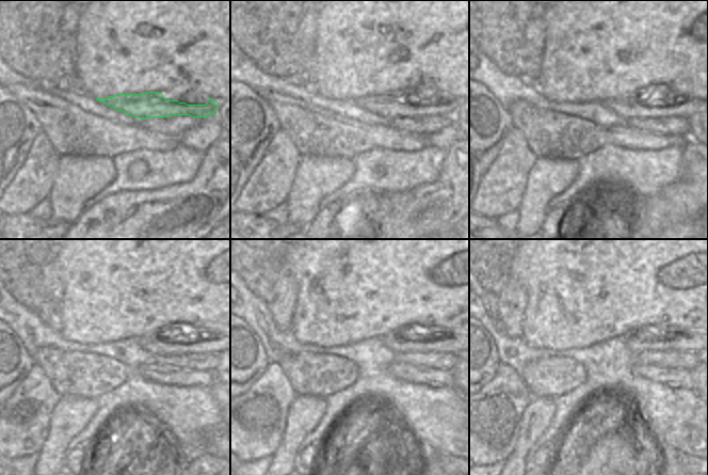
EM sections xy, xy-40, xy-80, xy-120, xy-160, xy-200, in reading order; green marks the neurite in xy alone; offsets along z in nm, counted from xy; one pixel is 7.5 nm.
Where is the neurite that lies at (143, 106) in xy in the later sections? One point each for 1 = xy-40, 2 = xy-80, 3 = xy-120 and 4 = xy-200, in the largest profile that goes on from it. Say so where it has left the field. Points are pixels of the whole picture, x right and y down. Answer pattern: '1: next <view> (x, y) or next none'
1: next xy-40 (392, 105)
2: next xy-80 (633, 106)
3: next xy-120 (157, 343)
4: next xy-200 (685, 341)

